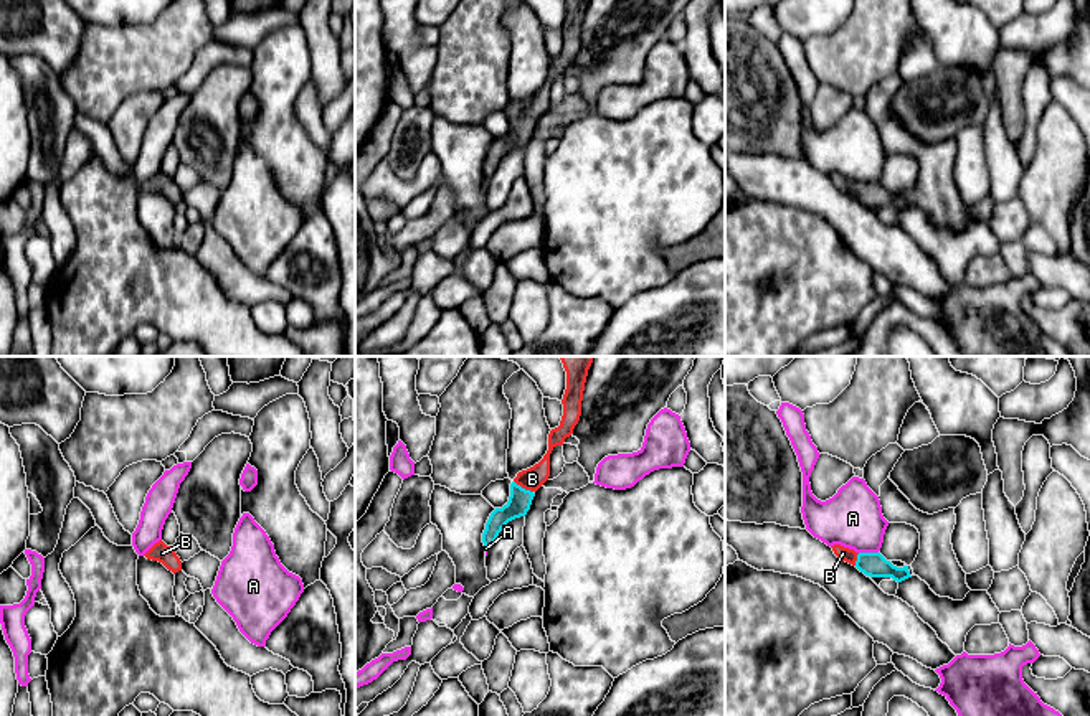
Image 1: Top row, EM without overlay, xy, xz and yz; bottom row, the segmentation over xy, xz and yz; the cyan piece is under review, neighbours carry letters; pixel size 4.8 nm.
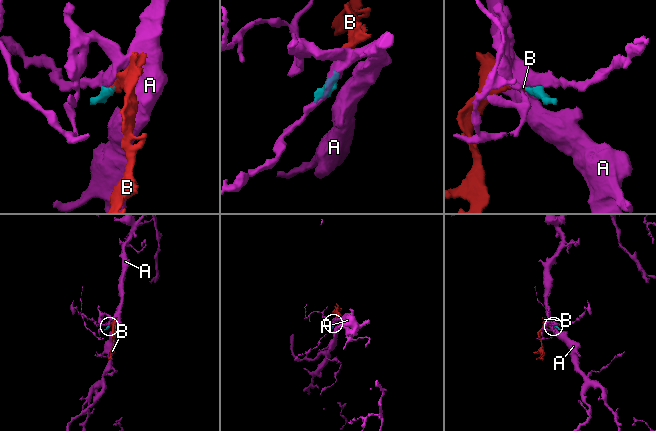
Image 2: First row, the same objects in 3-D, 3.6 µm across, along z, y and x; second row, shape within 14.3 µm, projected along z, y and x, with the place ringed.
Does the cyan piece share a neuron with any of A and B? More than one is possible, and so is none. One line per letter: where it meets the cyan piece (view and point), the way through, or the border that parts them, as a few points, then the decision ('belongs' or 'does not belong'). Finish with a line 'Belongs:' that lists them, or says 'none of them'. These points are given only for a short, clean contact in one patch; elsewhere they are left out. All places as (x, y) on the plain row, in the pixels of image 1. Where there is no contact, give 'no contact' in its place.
A: yz (869, 183) | along yz (859, 182), (877, 183) | does not belong
B: xz (524, 119) | across xz (519, 132), (524, 119), (532, 109) | belongs
Belongs: B

